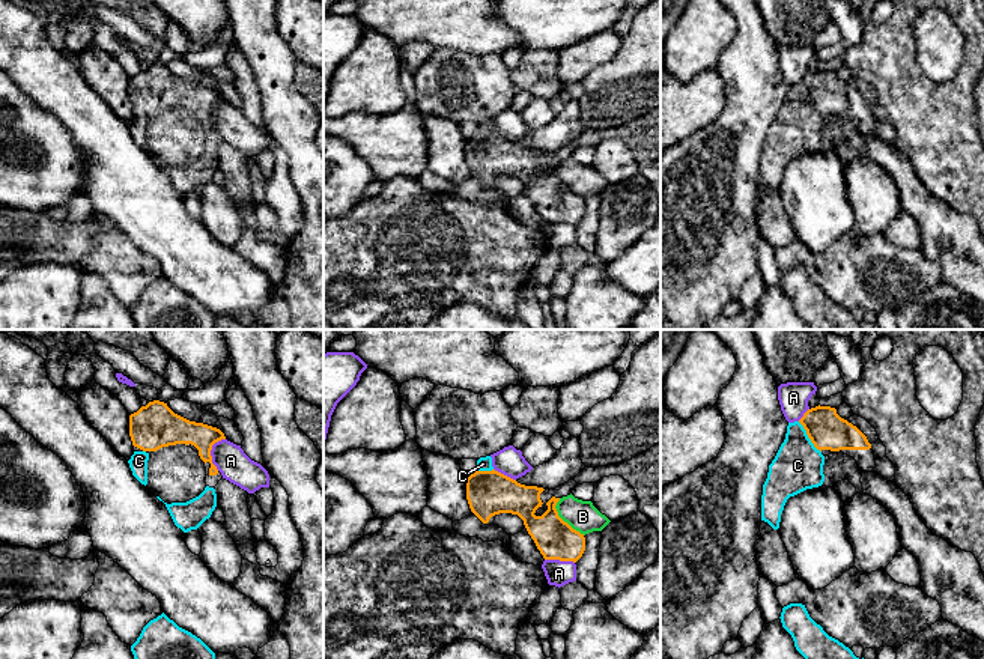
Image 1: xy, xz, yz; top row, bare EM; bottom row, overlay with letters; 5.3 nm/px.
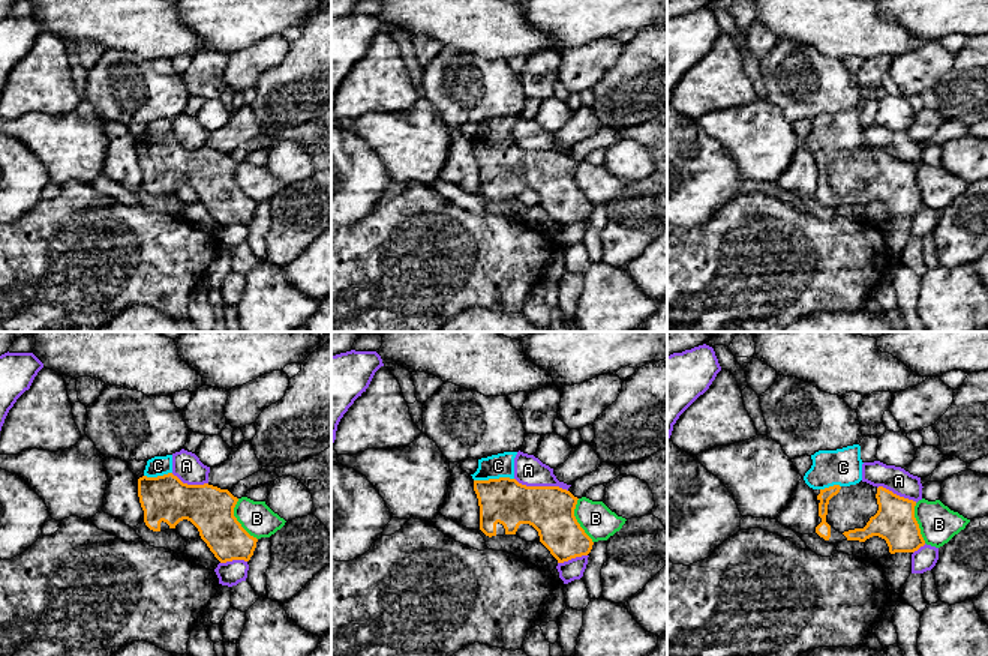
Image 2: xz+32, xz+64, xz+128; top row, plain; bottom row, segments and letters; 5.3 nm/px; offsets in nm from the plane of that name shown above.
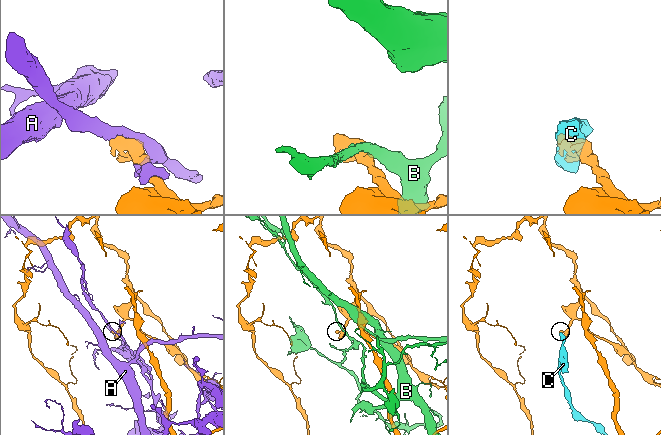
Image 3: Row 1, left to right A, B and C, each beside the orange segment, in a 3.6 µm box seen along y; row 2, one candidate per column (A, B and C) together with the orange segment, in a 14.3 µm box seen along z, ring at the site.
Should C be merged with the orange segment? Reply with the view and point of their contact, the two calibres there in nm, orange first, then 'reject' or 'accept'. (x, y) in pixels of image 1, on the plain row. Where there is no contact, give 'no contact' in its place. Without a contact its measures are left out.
yz (808, 100) | 200/260 nm | accept

